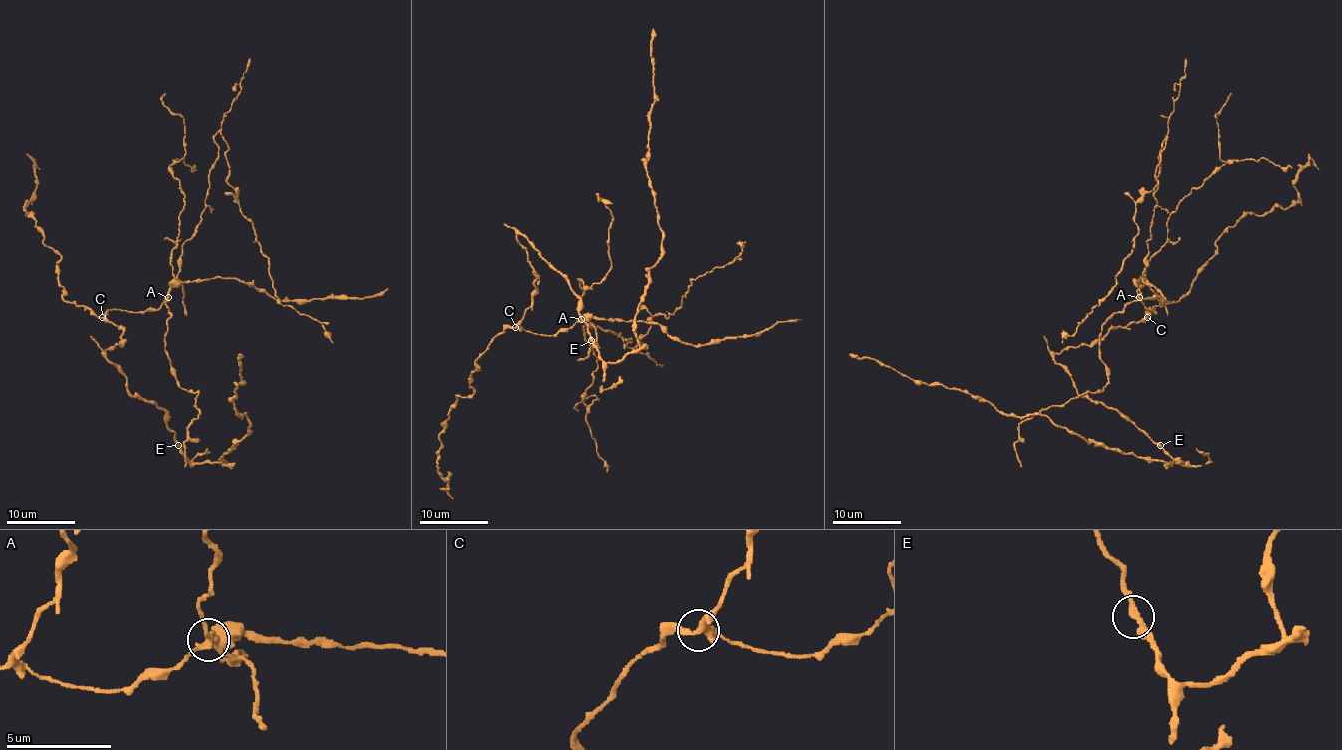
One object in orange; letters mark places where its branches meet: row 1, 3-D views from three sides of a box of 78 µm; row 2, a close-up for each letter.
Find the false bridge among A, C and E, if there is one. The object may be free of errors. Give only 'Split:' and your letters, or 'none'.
Split: A

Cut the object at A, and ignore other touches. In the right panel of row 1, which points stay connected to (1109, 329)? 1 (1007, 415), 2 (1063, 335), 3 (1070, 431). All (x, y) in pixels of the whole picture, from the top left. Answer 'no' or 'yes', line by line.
1: yes
2: no
3: yes

